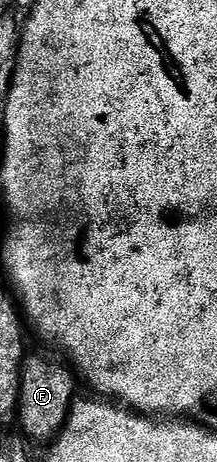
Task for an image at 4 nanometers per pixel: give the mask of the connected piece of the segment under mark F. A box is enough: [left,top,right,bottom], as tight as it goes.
[16,353,76,443]

